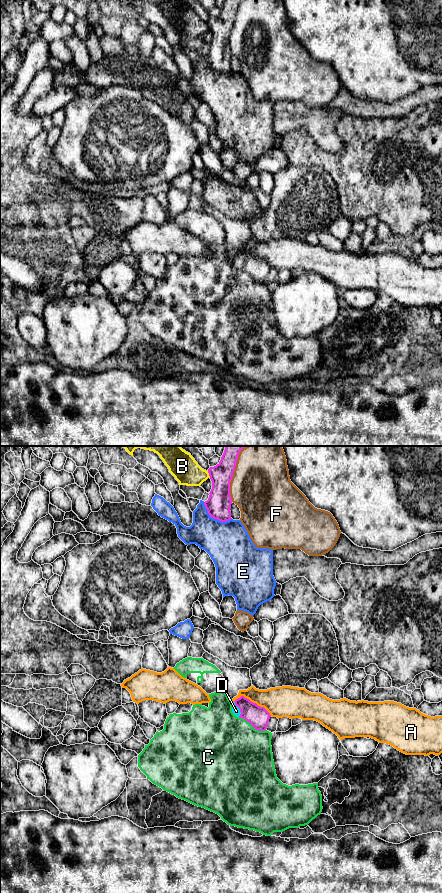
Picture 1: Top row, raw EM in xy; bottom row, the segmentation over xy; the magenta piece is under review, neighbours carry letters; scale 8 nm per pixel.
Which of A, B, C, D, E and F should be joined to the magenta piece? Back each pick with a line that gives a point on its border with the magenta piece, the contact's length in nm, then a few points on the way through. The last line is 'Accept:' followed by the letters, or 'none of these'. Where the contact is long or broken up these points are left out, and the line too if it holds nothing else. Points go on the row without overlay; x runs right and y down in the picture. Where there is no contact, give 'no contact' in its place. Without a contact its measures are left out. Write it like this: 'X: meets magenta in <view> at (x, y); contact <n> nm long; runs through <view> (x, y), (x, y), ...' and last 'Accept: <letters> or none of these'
D: meets magenta in xy at (239, 260); contact 130 nm long; runs through xy (258, 269), (244, 260), (239, 260), (236, 263)
Accept: D

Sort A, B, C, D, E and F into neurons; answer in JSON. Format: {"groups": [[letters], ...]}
{"groups": [["A"], ["B"], ["C"], ["D"], ["E"], ["F"]]}

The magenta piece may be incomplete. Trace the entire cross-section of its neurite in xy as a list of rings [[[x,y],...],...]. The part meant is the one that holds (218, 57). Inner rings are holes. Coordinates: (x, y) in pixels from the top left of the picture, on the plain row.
[[[225,0],[220,14],[208,21],[212,33],[212,41],[205,60],[210,69],[221,74],[229,73],[231,70],[230,34],[236,19],[238,7],[243,0]]]

